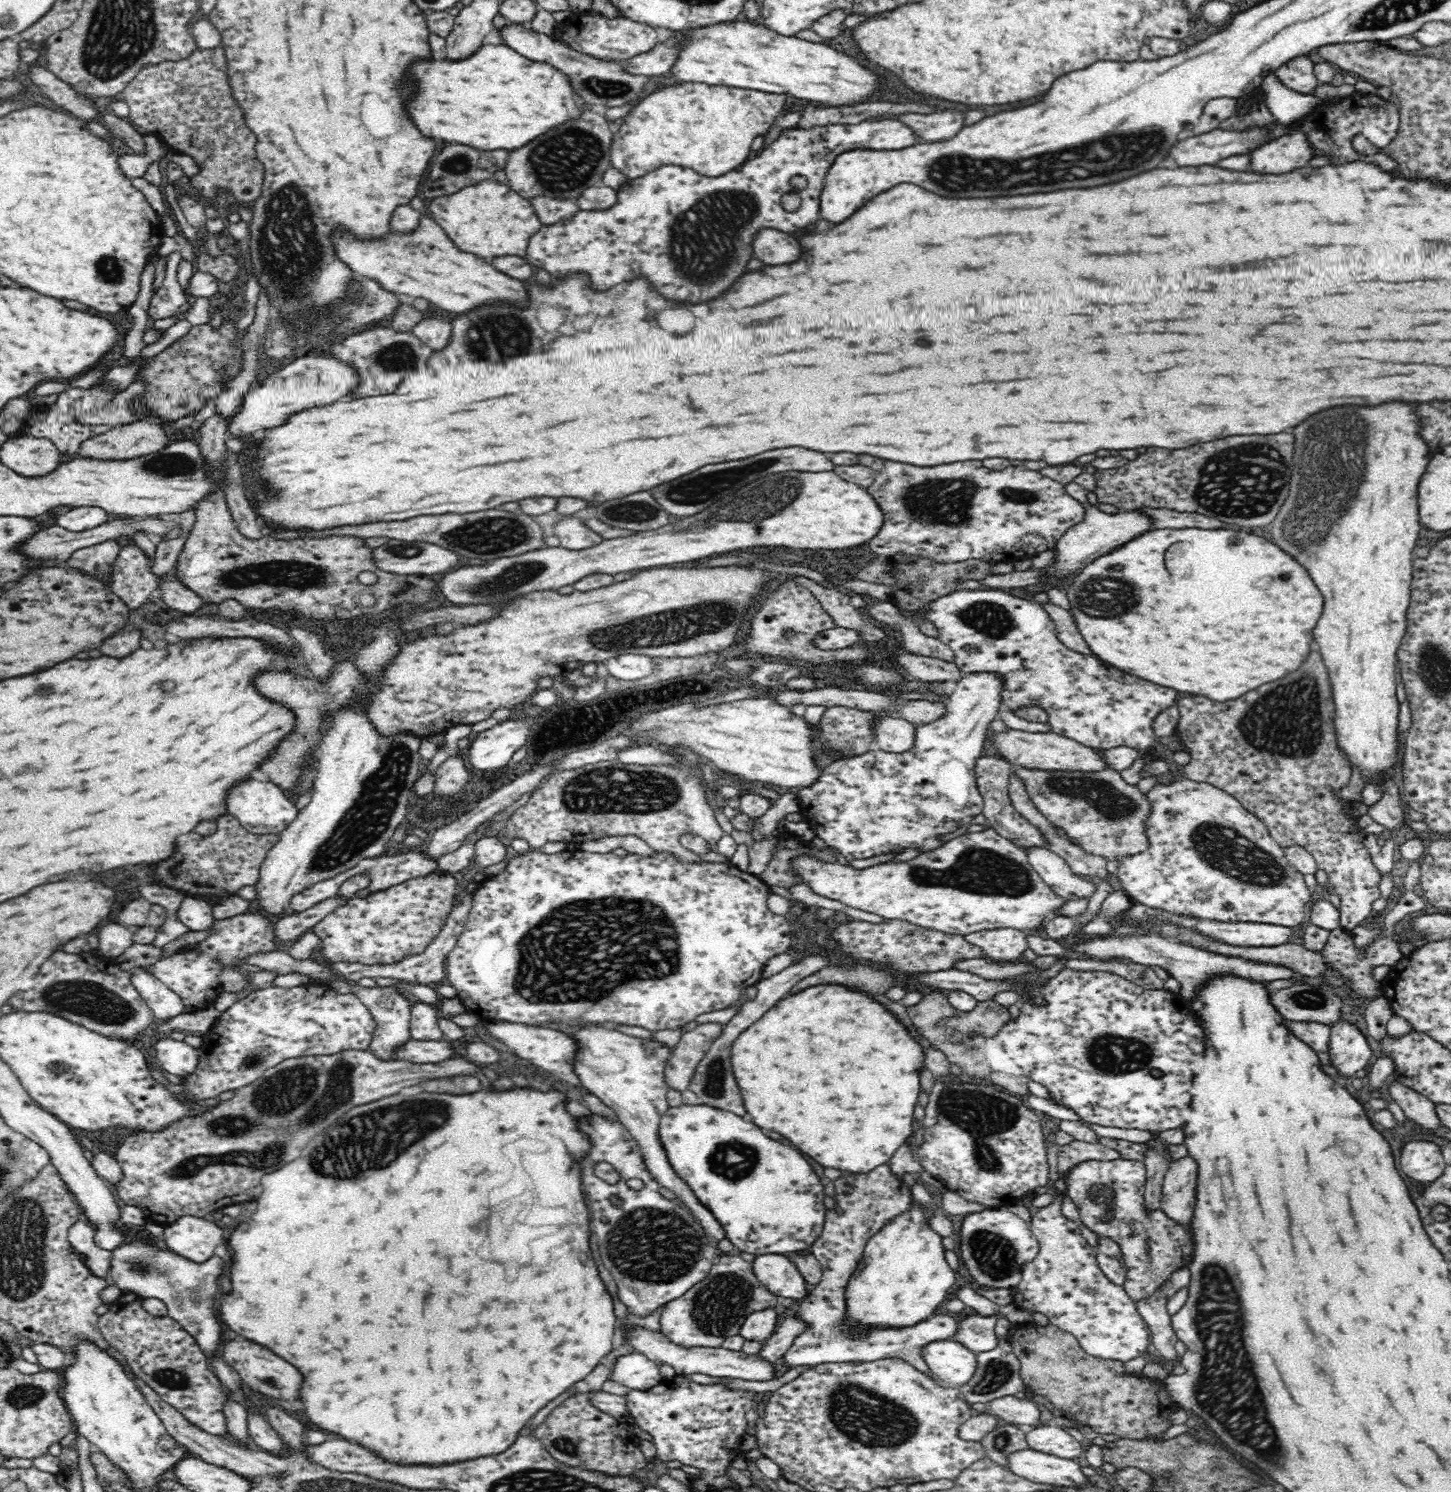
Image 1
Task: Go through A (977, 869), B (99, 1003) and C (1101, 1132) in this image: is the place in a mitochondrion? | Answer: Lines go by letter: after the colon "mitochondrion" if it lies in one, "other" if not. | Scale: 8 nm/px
A: mitochondrion
B: mitochondrion
C: other

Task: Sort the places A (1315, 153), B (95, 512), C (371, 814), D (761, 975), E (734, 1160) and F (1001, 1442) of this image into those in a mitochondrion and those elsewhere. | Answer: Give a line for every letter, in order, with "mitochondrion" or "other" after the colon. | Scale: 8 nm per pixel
A: other
B: other
C: mitochondrion
D: other
E: mitochondrion
F: mitochondrion

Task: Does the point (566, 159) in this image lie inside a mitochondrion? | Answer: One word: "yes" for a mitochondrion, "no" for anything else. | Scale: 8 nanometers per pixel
yes

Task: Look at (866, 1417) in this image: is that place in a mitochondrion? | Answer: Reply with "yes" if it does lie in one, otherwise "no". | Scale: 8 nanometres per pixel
yes

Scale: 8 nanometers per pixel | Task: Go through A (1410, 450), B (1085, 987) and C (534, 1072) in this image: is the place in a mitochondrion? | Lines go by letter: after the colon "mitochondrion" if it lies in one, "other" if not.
A: other
B: other
C: other

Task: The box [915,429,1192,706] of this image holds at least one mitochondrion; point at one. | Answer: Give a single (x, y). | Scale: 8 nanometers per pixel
(1095, 598)

